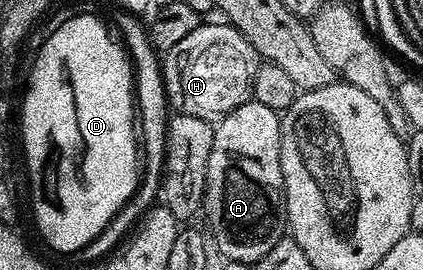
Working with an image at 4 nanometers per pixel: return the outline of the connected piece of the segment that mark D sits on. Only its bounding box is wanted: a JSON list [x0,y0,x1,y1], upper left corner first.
[20,16,139,254]

